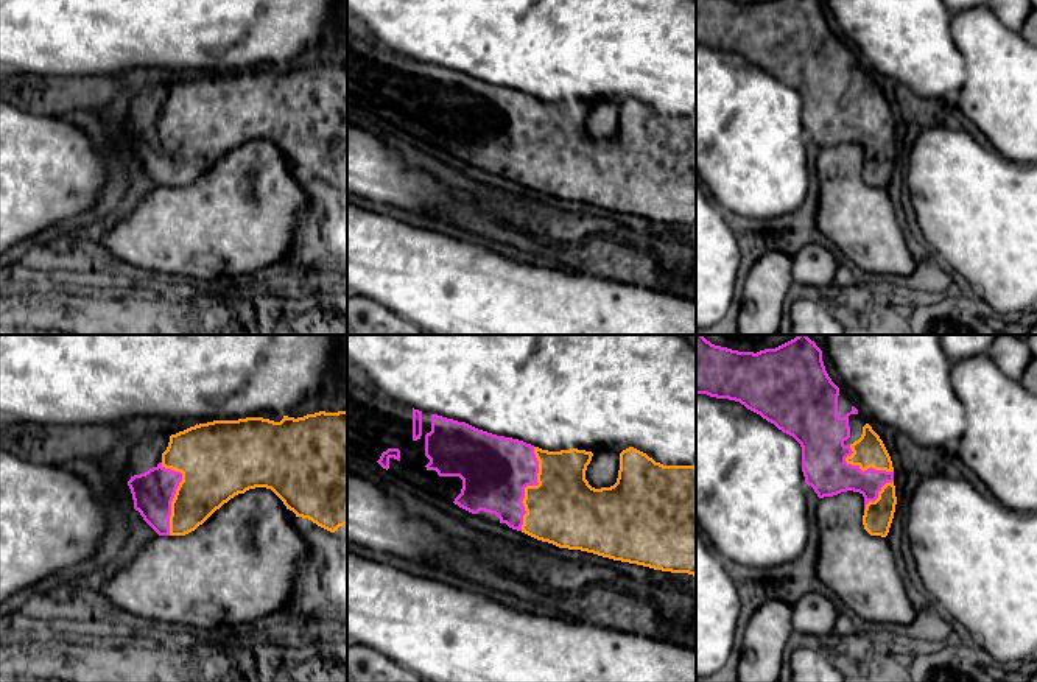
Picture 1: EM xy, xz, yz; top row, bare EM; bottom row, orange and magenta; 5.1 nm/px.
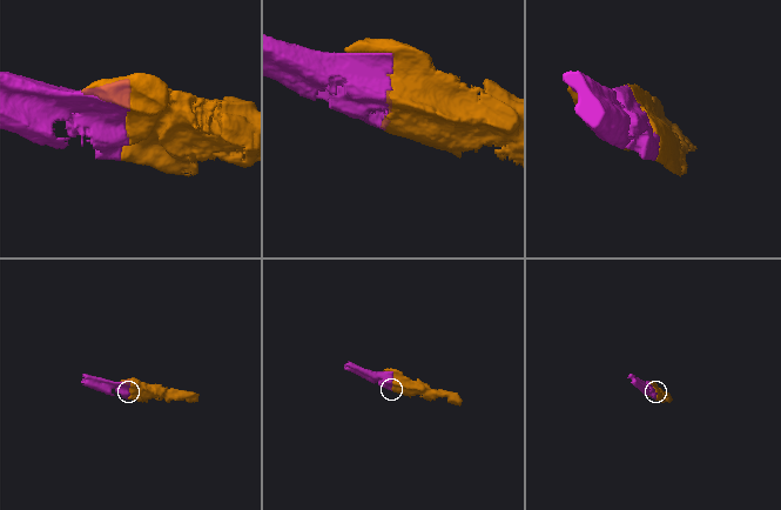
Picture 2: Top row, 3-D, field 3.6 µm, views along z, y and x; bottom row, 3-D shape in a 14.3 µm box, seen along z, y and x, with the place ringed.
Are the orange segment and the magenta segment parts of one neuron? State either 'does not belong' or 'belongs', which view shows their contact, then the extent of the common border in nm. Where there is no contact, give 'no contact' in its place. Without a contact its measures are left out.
belongs; contact in xz; length 440 nm

